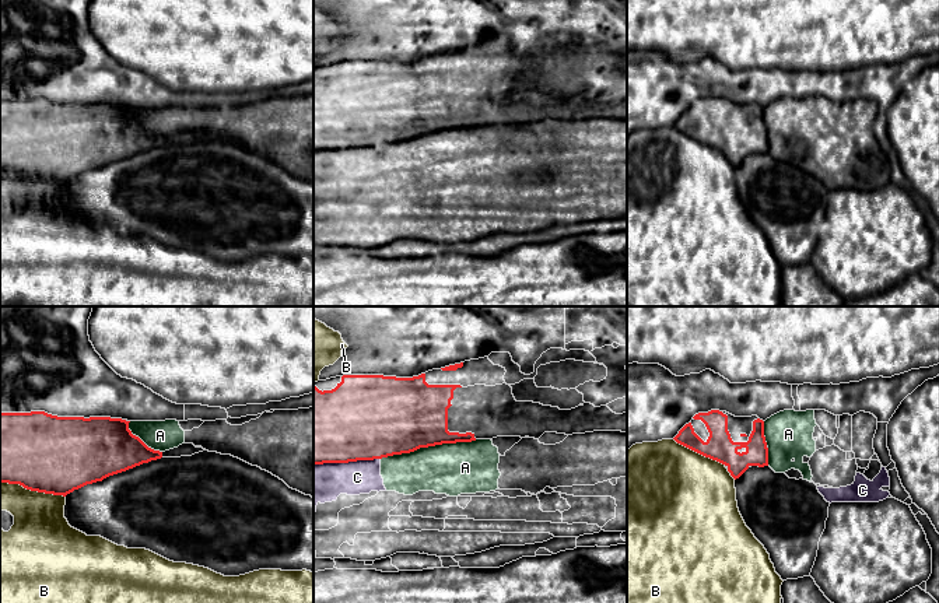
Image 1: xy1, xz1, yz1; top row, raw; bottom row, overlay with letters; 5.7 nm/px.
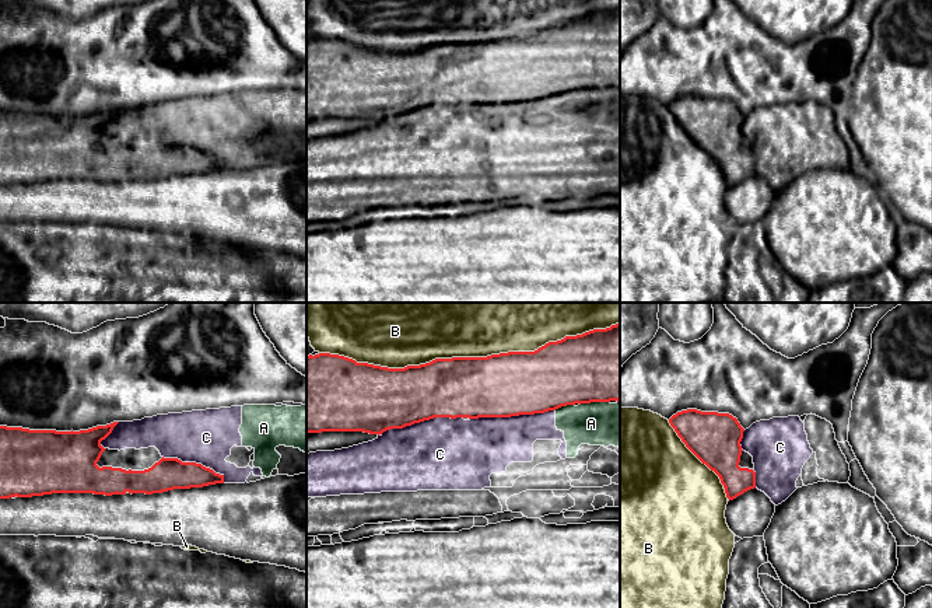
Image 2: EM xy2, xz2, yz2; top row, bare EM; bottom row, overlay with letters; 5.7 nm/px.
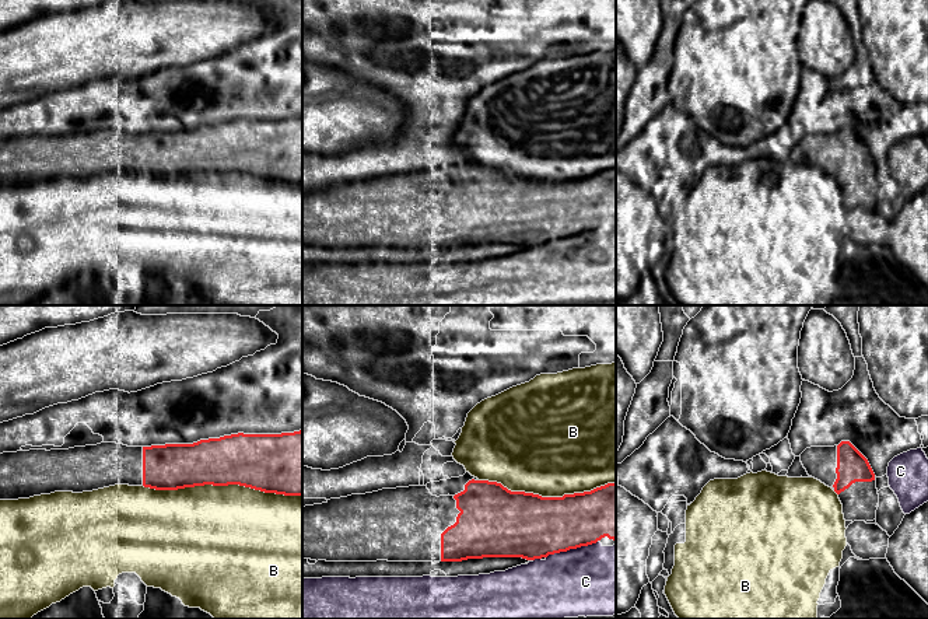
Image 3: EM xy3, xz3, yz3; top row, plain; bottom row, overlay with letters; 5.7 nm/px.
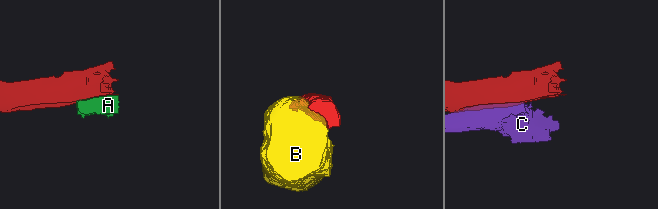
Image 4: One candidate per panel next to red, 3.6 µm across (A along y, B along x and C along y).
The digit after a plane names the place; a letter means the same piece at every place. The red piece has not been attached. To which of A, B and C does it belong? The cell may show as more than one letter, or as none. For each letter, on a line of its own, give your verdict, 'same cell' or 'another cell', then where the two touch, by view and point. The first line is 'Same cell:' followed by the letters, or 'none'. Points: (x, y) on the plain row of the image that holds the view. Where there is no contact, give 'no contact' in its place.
Same cell: none
A: another cell; meets red in xz1 at (428, 132)
B: another cell; meets red in xz2 at (469, 44)
C: another cell; meets red in xz2 at (512, 101)

